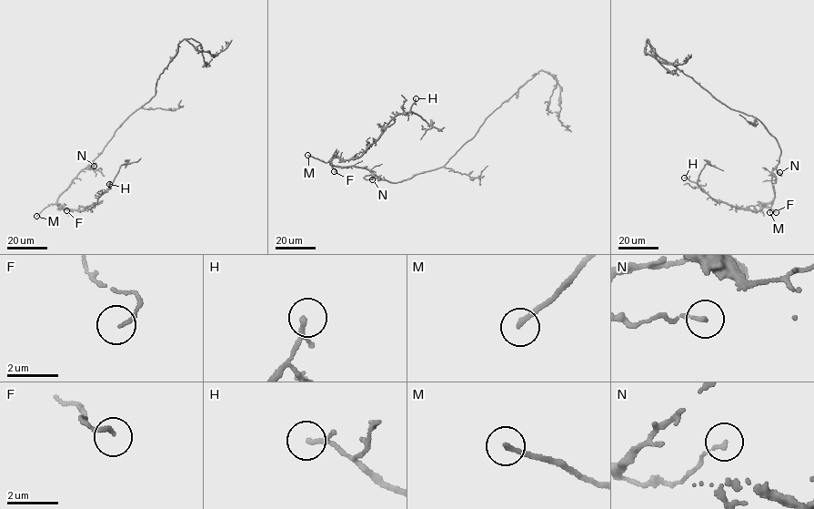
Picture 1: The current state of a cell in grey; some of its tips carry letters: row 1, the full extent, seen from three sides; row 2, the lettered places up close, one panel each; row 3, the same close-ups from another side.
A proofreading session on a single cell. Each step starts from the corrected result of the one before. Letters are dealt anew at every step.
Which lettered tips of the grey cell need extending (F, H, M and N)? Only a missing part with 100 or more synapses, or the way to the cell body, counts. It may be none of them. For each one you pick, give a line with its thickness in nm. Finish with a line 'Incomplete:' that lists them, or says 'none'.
M: calibre 170 nm
Incomplete: M

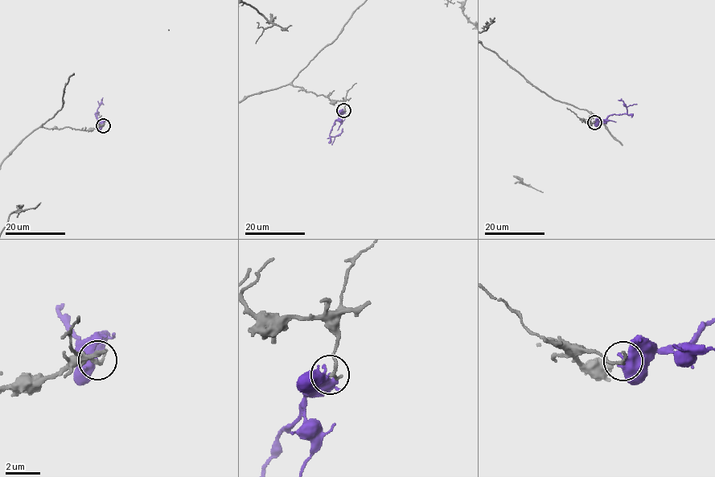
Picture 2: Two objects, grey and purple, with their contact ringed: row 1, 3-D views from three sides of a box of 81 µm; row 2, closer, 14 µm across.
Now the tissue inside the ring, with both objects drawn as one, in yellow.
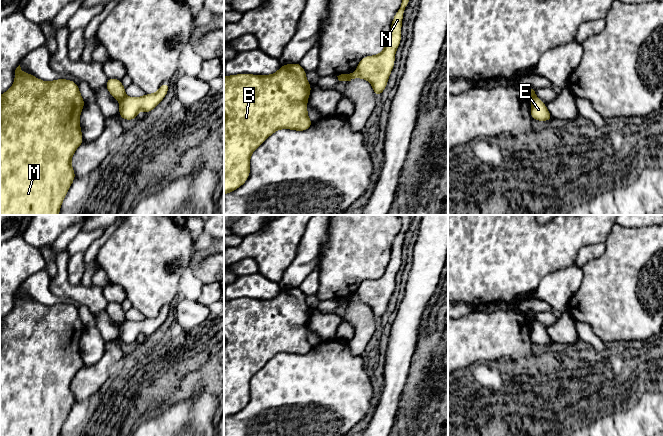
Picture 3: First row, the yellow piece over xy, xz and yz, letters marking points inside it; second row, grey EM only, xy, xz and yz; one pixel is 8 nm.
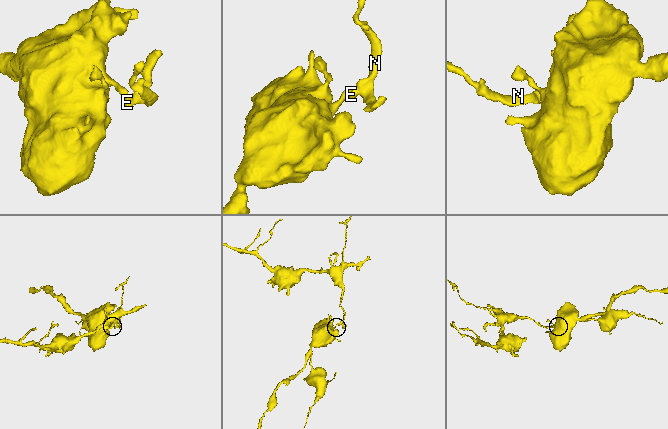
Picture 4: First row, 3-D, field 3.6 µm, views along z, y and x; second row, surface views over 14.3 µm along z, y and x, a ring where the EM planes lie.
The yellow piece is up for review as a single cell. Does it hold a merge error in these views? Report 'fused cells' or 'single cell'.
fused cells

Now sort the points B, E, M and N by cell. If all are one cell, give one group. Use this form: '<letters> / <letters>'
B M / E N

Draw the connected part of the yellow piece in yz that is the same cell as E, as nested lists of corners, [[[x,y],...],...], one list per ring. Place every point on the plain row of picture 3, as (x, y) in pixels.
[[[538,321],[531,322],[530,337],[533,344],[550,345],[553,343],[546,329]]]

